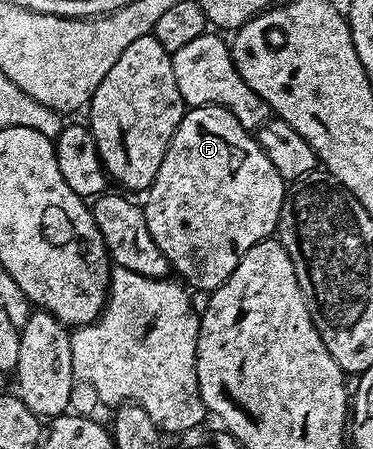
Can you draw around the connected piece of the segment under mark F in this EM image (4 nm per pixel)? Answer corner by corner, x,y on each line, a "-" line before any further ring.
191,107
176,129
168,153
164,153
164,161
160,161
160,173
156,173
154,184
145,192
148,233
152,233
152,241
160,245
160,253
168,257
171,268
182,274
183,284
213,293
228,281
232,269
240,265
248,249
277,232
287,190
287,180
280,177
266,150
240,125
235,115
223,107

